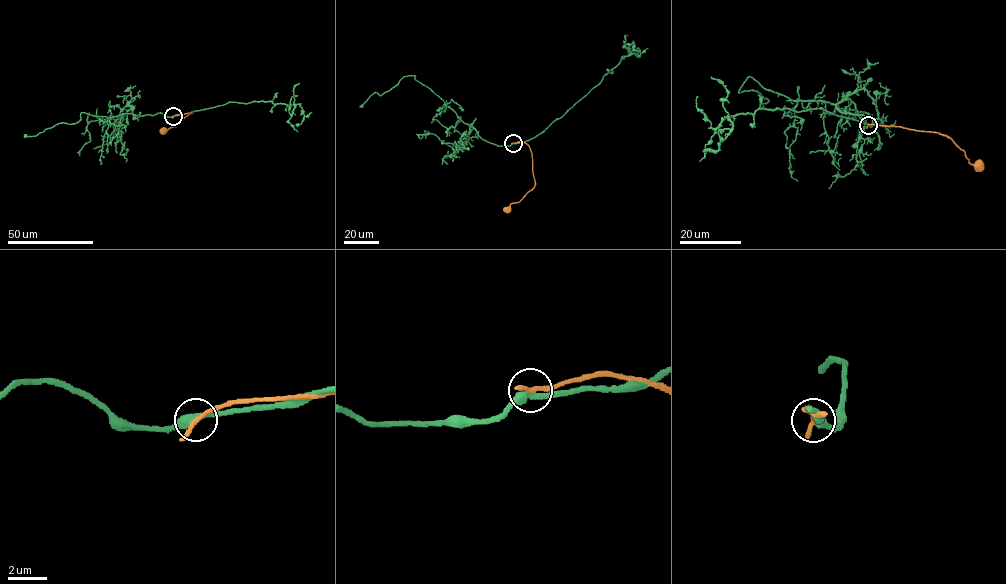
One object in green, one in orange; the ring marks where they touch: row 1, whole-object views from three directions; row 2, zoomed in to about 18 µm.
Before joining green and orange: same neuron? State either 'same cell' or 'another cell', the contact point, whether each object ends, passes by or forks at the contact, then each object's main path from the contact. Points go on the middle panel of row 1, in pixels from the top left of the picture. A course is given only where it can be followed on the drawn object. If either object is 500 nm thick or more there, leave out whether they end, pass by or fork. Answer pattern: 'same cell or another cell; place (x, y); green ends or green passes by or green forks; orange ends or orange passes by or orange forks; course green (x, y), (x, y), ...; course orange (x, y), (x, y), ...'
another cell; place (513, 143); green passes by; orange passes by; course green (513, 143), (497, 146), (484, 140), (415, 76), (404, 76), (381, 95), (374, 92), (359, 107); course orange (513, 143), (522, 141), (529, 146), (535, 184), (507, 209)

